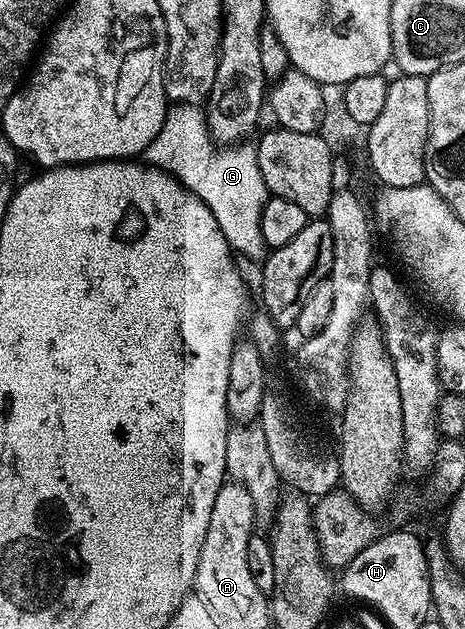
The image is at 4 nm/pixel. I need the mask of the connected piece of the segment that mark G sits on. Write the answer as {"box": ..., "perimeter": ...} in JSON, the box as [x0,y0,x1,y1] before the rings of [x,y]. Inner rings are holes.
{"box":[144,103,268,263],"perimeter":[[[174,103],[167,108],[160,135],[148,143],[144,161],[173,174],[210,208],[212,215],[216,215],[216,223],[220,223],[220,231],[224,231],[224,239],[239,258],[261,263],[268,252],[260,229],[268,190],[264,175],[260,175],[254,162],[257,148],[242,144],[219,147],[212,138],[203,106],[201,109],[198,103]]]}

